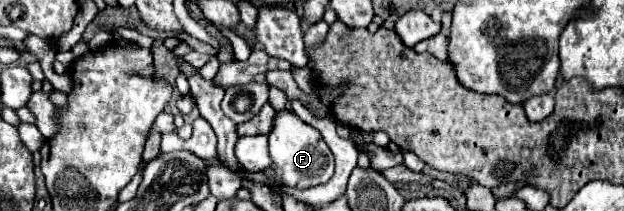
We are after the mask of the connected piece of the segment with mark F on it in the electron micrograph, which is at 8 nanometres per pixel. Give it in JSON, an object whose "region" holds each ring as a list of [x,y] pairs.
{"region":[[[286,109],[278,111],[276,121],[274,121],[274,129],[270,131],[268,137],[270,137],[270,157],[274,161],[274,167],[282,171],[284,185],[308,189],[308,187],[316,187],[316,185],[330,181],[330,177],[334,175],[332,151],[324,143],[322,135],[314,127],[302,123],[298,119],[298,115],[294,115]]]}

